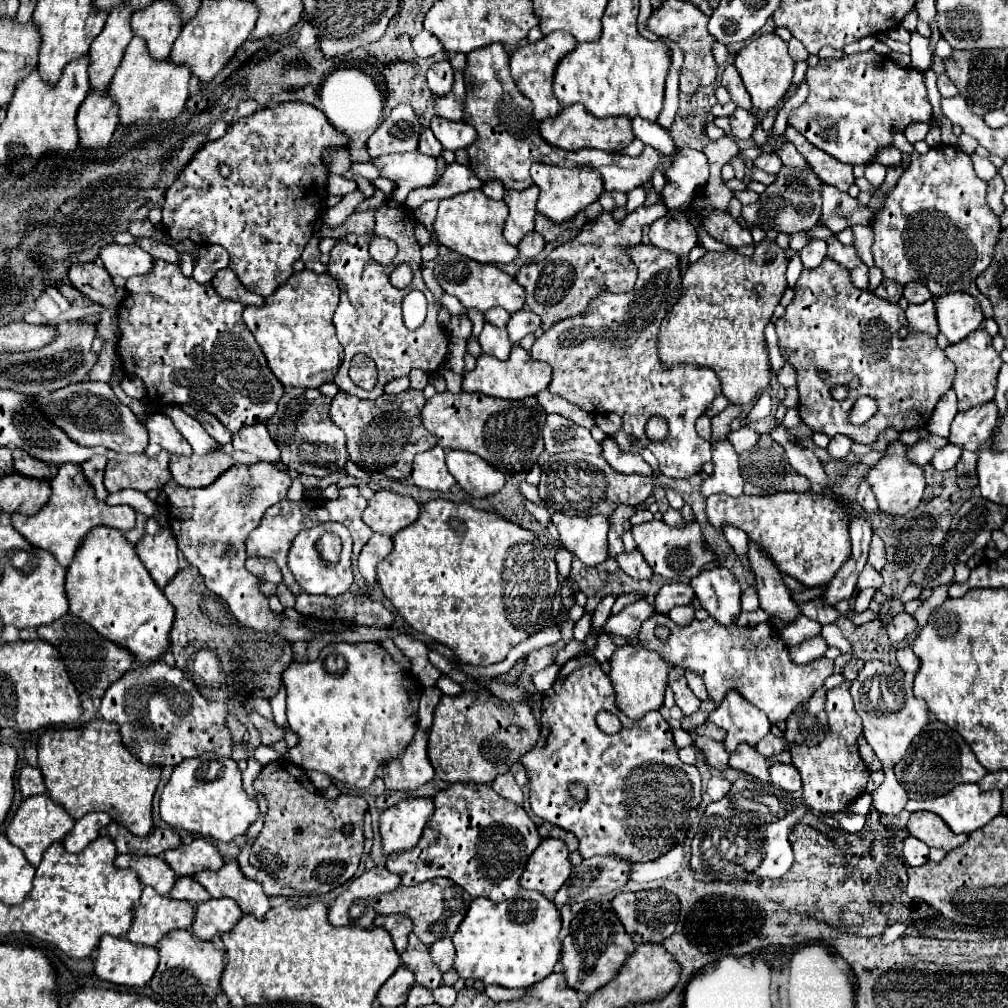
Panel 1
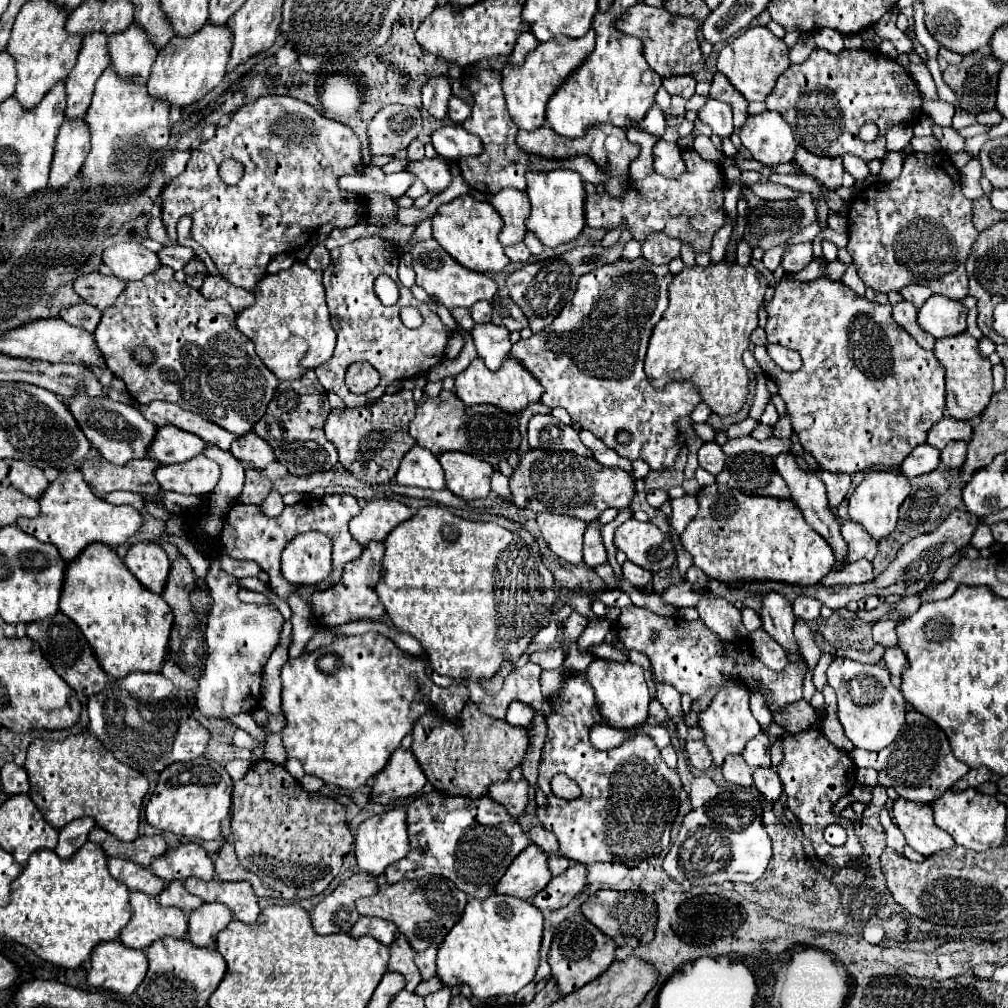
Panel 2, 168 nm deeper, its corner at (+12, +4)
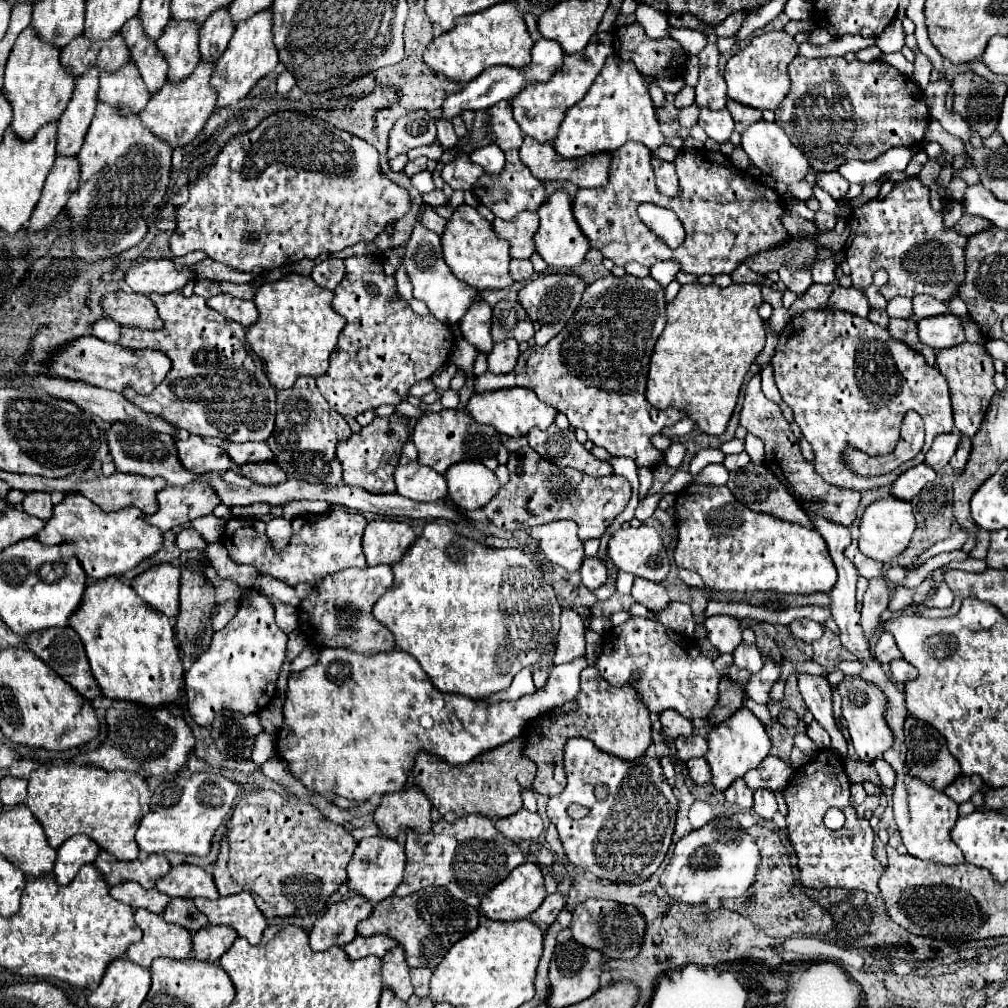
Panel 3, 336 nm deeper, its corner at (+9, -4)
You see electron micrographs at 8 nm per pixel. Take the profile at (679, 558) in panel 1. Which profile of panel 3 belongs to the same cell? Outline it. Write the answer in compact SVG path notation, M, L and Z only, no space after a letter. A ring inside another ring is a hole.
M649 525L615 531L609 539L609 559L619 571L649 581L665 581L671 563L657 529Z

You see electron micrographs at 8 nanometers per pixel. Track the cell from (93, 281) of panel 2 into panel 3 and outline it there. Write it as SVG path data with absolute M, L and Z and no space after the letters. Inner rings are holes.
M117 291L105 295L101 305L103 311L123 327L137 327L149 331L163 329L163 321L157 315L157 307L145 295Z

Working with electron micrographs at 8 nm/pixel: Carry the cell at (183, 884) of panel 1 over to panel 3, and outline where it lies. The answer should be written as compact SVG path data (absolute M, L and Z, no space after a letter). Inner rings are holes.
M171 899L171 903L163 911L163 919L167 923L181 925L189 931L199 931L201 927L207 925L207 917L197 911L197 907L193 905L191 899L189 901L187 899Z

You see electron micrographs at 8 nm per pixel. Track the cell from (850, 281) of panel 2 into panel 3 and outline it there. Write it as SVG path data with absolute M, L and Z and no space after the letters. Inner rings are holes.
M837 287L829 297L829 309L853 313L853 315L859 315L859 317L867 317L869 303L867 303L867 297L863 295L863 291L855 289L855 287L849 287L849 289Z

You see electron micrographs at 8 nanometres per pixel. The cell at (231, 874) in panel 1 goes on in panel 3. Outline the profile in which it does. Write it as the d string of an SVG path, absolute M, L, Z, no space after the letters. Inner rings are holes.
M247 891L219 897L217 901L195 899L195 907L207 915L209 923L233 927L239 937L245 937L251 945L257 945L263 937L263 931L267 929L267 919L257 909L253 895Z

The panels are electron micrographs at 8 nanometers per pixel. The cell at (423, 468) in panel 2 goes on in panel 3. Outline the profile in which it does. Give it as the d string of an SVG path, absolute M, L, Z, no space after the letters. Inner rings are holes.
M405 441L393 477L397 493L407 499L419 503L433 503L447 497L445 477L431 467L423 467L417 463L417 449L411 441Z

